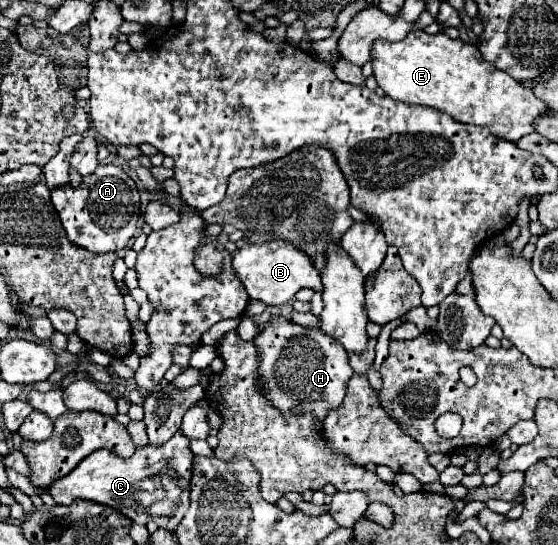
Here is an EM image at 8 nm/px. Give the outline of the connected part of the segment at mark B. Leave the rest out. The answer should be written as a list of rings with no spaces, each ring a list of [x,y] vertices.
[[[283,239],[263,243],[263,245],[245,245],[237,249],[233,253],[233,267],[241,283],[245,285],[247,295],[267,305],[283,305],[291,301],[299,289],[305,289],[305,287],[316,292],[323,291],[319,271],[315,269],[311,257],[307,257],[307,253],[301,253],[301,249],[297,249],[295,245]]]

